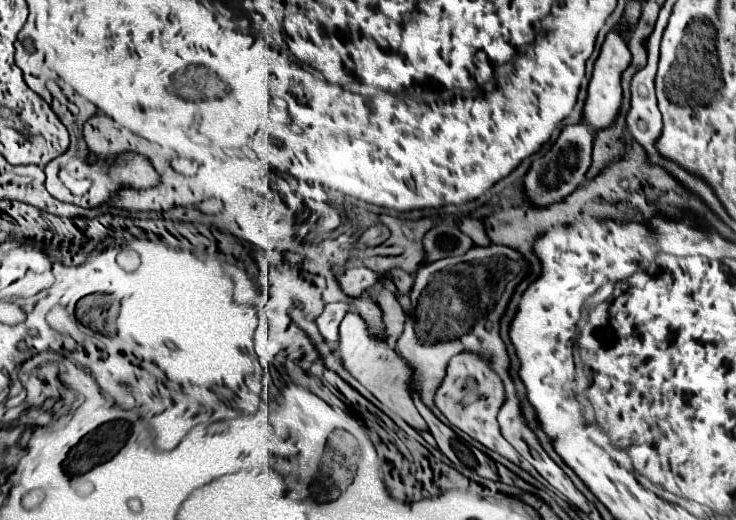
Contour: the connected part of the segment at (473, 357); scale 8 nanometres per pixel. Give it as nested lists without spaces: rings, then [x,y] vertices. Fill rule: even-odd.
[[[462,352],[450,360],[446,378],[444,378],[442,386],[438,388],[434,402],[452,426],[464,430],[468,436],[472,436],[474,440],[484,444],[488,450],[498,452],[500,456],[512,460],[514,464],[518,464],[532,476],[540,478],[540,474],[528,464],[528,460],[522,460],[522,456],[518,456],[518,452],[514,448],[510,448],[510,444],[506,444],[506,440],[502,440],[496,414],[498,414],[500,406],[504,404],[504,396],[506,396],[504,384],[500,380],[500,376],[490,368],[490,360],[484,356],[478,356],[474,352]]]

